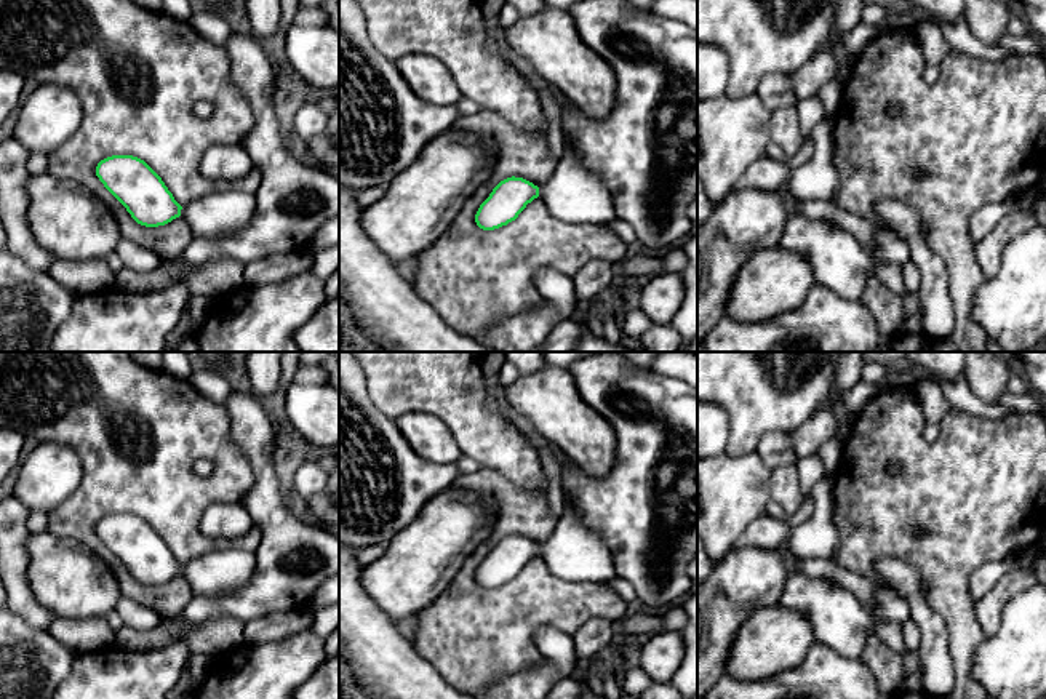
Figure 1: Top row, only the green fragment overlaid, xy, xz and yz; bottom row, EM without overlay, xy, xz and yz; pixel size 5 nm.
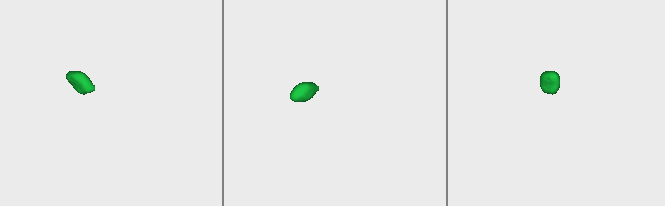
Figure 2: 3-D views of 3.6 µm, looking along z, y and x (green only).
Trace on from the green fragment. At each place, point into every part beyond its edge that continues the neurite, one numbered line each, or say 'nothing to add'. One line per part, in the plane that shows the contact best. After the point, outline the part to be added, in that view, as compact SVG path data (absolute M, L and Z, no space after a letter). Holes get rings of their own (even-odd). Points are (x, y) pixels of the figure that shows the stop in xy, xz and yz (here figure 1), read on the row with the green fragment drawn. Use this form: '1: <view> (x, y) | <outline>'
1: xy (213, 215) | M218 190L181 210L194 237L214 238L245 227L256 210L256 195L242 190Z

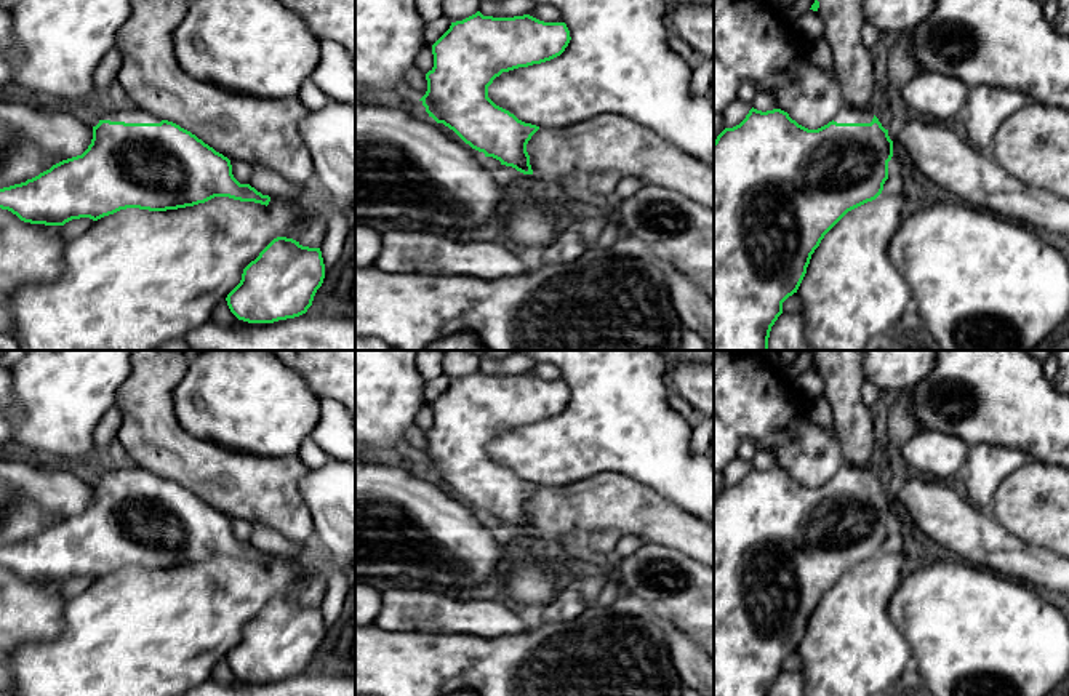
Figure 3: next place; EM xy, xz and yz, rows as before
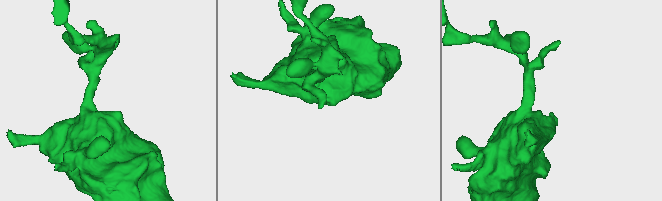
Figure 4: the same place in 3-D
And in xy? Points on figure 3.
1: xy (135, 114) | M136 106L131 109L109 112L102 117L102 120L125 122L125 123L160 123L162 122L160 117L147 110L142 110Z

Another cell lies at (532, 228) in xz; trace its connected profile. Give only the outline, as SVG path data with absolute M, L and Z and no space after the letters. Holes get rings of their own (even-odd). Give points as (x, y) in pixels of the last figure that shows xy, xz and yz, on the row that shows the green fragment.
M510 197L501 218L514 248L525 256L538 256L562 235L559 218L533 197Z

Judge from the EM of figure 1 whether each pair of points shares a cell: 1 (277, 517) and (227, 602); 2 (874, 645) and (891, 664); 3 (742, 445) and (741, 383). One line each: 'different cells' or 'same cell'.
1: same cell
2: same cell
3: same cell

